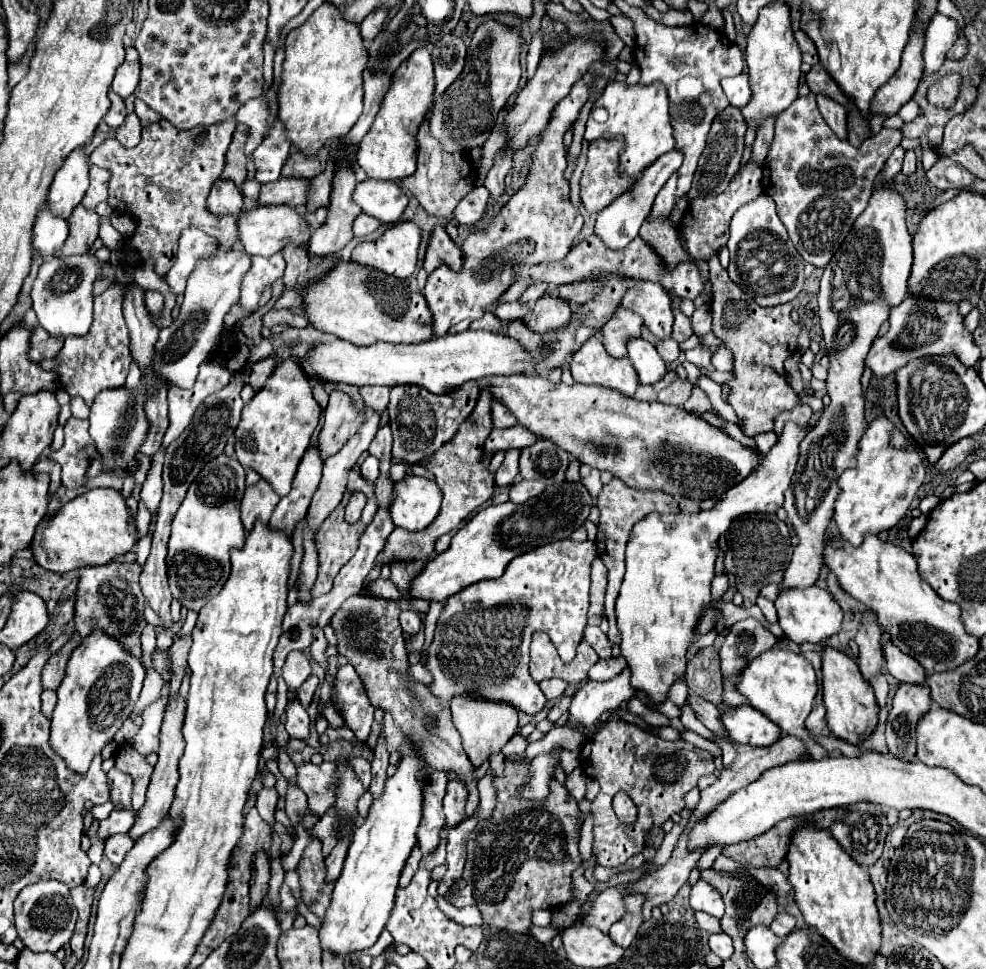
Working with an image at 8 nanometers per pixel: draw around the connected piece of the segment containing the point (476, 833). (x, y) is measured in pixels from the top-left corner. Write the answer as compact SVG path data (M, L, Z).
M511 755L505 757L505 777L495 777L497 787L497 807L493 811L493 817L487 821L481 821L467 839L467 863L463 871L463 879L467 885L461 891L449 891L447 901L455 907L473 905L481 911L481 917L487 925L513 931L513 933L525 933L529 935L529 929L533 927L531 915L537 909L555 909L557 905L569 903L573 899L571 895L571 883L573 883L573 871L583 865L581 853L579 853L579 837L581 837L581 811L577 807L577 801L569 795L569 791L561 783L551 785L551 793L545 801L517 801L517 785L525 781L525 769L527 765L519 765L523 755Z

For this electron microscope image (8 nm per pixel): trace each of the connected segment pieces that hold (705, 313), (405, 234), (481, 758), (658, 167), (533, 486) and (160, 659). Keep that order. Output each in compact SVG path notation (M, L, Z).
M707 305L695 309L695 313L691 315L691 327L695 333L699 333L699 337L703 333L709 333L711 331L711 313L707 309Z
M399 221L389 227L379 239L363 241L353 249L351 259L361 265L369 265L383 273L407 279L417 265L421 229L411 221Z
M457 697L451 705L451 715L457 731L461 733L463 749L475 767L489 761L493 753L501 753L501 747L505 747L517 731L515 709L509 709L509 705L489 705L489 701L477 701L477 697Z
M673 149L669 153L665 153L665 157L659 157L653 165L649 165L649 169L645 169L641 181L633 187L633 191L617 197L617 201L613 201L613 205L605 207L599 215L597 215L597 223L595 223L595 235L613 251L617 249L623 249L625 245L629 245L637 233L639 233L639 227L643 225L645 217L649 215L651 211L651 205L659 193L659 189L665 185L665 181L671 177L673 171L677 171L683 163L683 153L679 149Z
M517 481L511 485L511 491L509 491L509 501L513 503L525 503L537 495L541 495L545 491L545 485L539 483L539 481Z
M155 651L155 655L153 655L153 665L155 665L155 669L157 669L165 679L171 677L171 673L167 671L167 651L165 651L165 653L157 653L157 651Z

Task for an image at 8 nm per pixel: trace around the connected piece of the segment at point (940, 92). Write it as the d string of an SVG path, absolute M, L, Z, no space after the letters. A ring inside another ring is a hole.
M955 73L945 75L945 77L941 77L939 83L929 87L927 99L937 107L951 107L959 95L959 83L961 83L959 75L955 75Z

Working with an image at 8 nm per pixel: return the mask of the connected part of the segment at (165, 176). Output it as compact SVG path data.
M167 119L143 129L141 143L133 149L123 147L115 137L105 139L93 149L89 161L111 171L109 193L117 207L123 207L137 221L137 229L129 239L129 247L137 251L141 261L153 259L155 273L165 275L177 255L177 239L189 225L199 227L211 235L219 247L233 247L237 241L237 219L233 215L213 215L207 209L207 197L213 181L217 181L225 167L225 153L231 145L235 119L221 125L195 127L191 131L177 129Z

